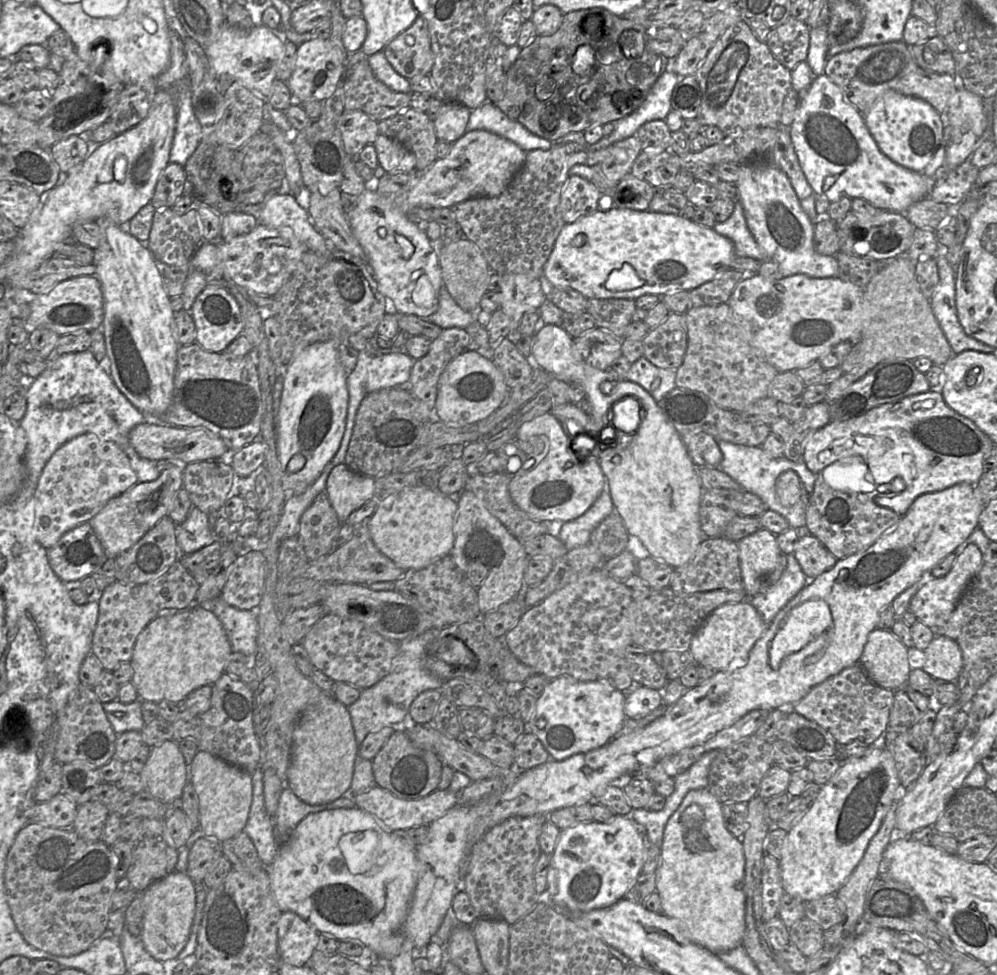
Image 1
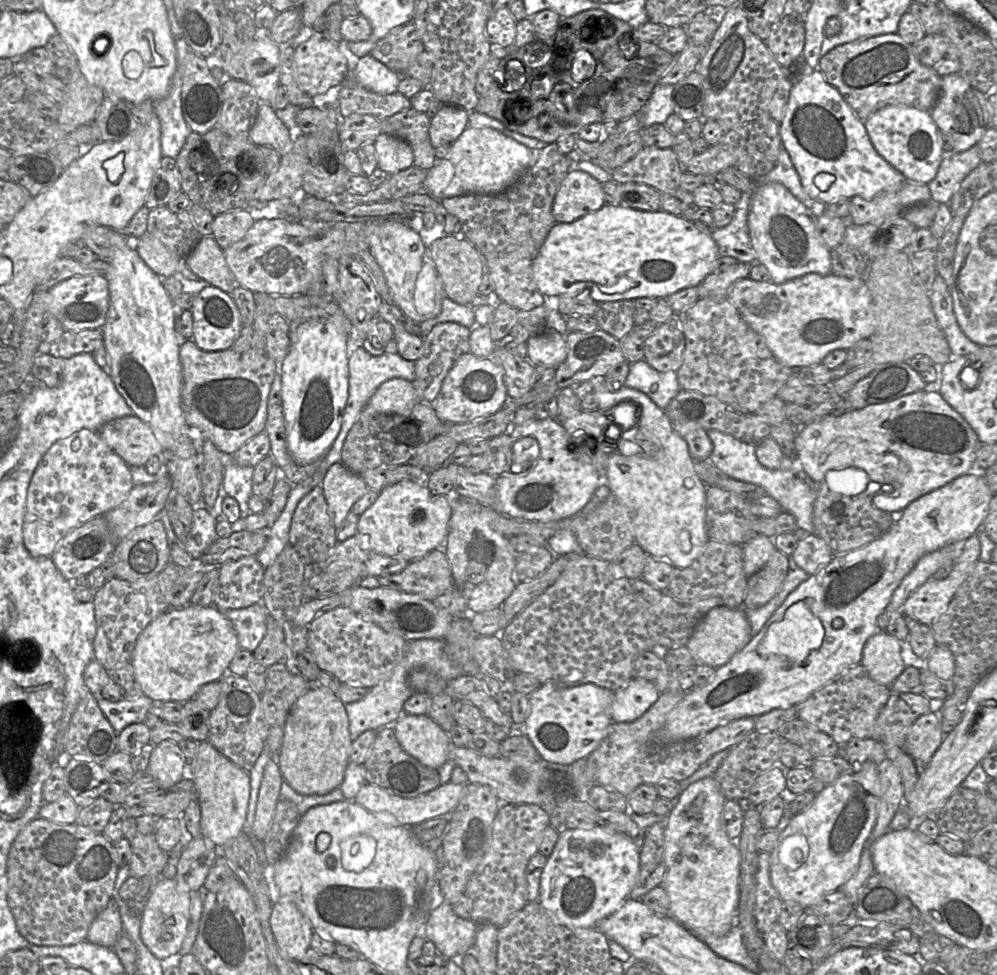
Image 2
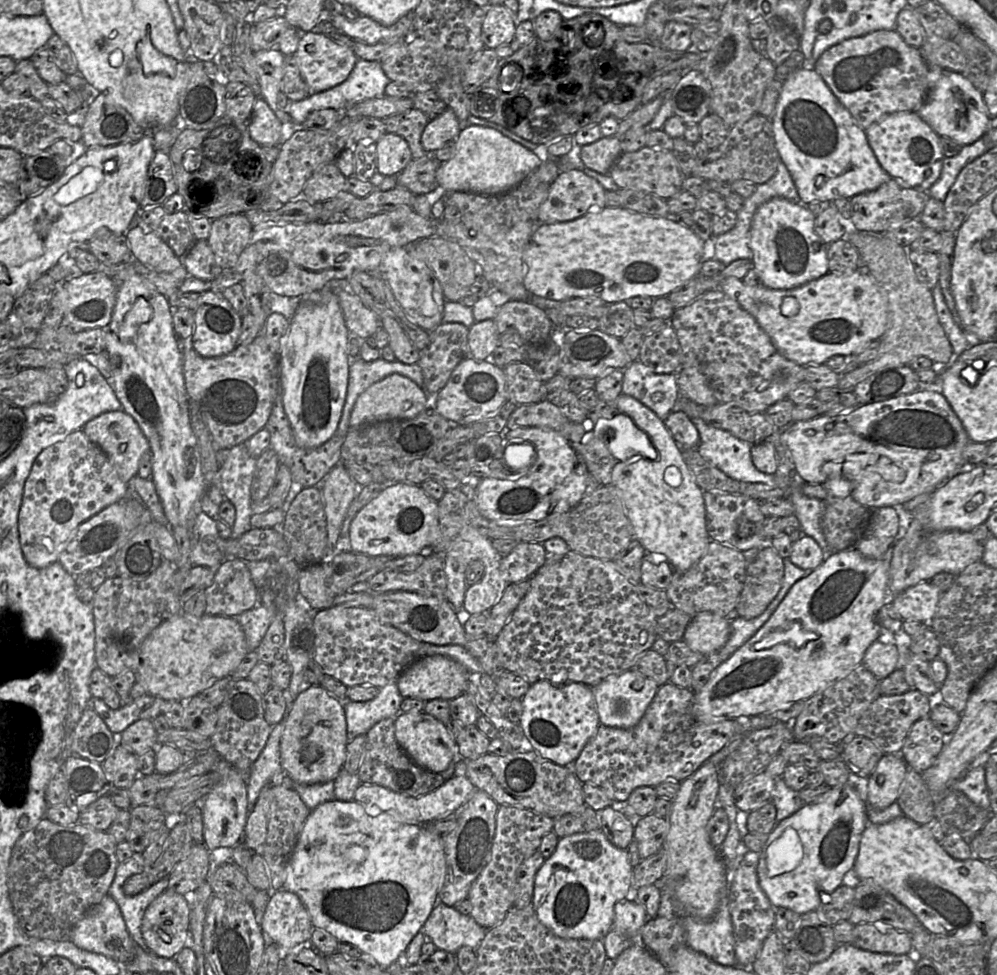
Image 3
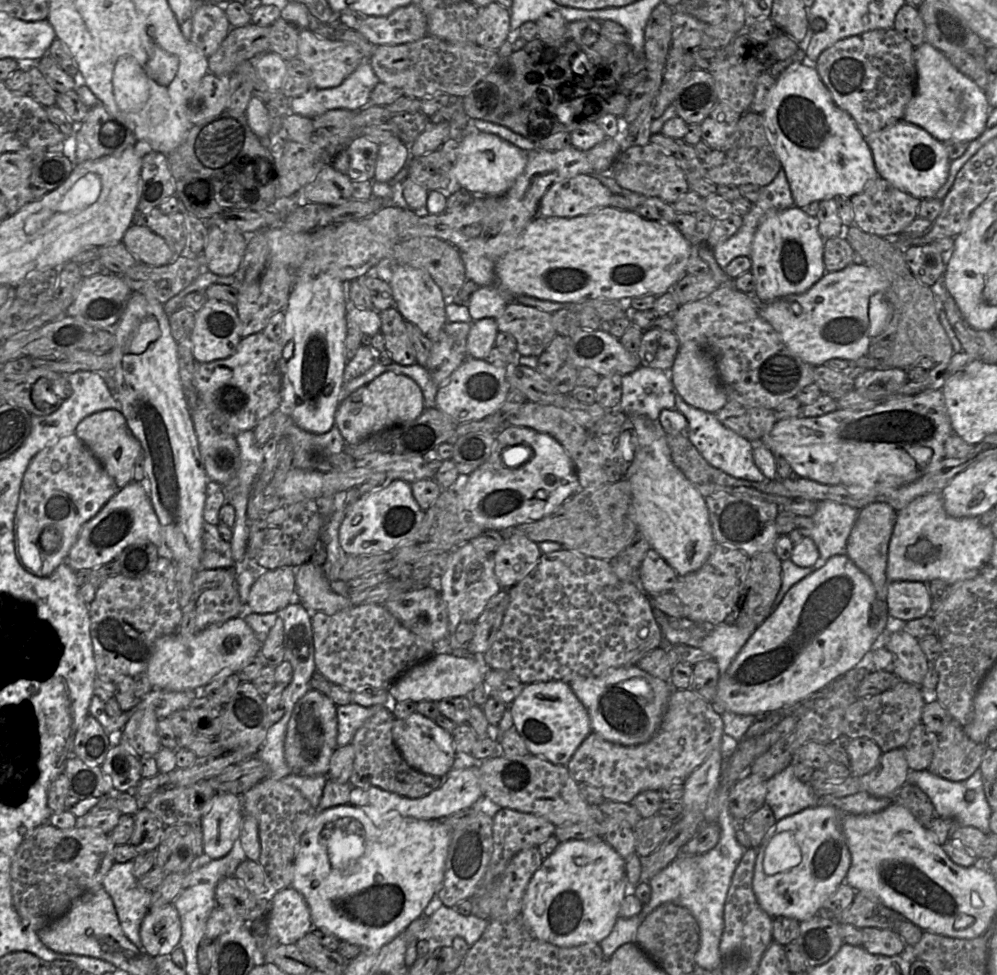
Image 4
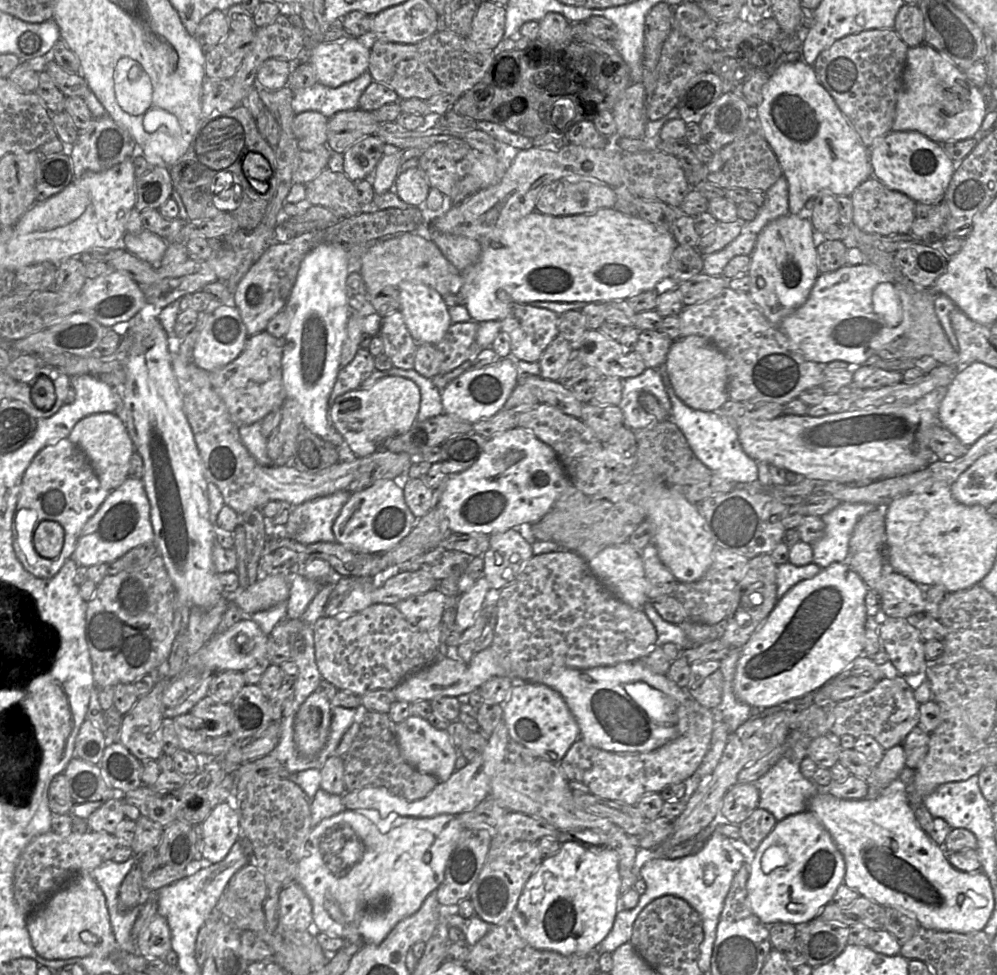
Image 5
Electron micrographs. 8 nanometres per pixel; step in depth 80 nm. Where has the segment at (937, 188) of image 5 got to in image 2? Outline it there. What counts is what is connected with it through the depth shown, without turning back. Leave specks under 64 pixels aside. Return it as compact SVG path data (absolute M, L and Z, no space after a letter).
M889 105L870 115L864 123L876 151L907 181L928 185L935 178L944 152L939 143L939 130L929 111Z

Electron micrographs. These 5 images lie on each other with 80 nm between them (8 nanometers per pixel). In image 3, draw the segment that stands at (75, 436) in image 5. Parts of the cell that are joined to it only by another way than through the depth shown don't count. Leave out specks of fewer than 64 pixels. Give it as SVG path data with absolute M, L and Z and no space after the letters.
M123 410L105 412L87 422L82 431L107 455L120 479L129 485L137 475L142 456L150 452L149 442L132 416Z

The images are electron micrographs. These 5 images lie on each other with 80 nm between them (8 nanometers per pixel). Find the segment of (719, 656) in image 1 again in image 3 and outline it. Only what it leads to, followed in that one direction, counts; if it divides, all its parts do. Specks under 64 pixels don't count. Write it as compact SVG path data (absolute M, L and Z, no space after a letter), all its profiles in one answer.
M701 612L688 624L683 640L691 650L708 657L728 641L730 622L728 618L712 612Z

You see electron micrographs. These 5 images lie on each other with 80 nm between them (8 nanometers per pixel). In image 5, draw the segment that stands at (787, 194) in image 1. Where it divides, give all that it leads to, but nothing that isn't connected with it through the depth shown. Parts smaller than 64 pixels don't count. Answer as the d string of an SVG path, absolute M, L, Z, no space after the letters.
M788 213L770 221L759 233L750 255L749 296L768 321L776 326L808 298L820 272L817 266L817 241L810 219Z

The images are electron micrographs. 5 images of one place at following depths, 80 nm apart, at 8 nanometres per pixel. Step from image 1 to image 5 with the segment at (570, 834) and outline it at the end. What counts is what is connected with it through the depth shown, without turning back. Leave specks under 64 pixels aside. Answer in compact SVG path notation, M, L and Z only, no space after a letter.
M575 842L561 843L559 851L544 859L526 882L511 922L519 935L537 950L553 951L564 956L587 953L597 948L611 931L618 912L620 887L619 857L614 849L592 852Z

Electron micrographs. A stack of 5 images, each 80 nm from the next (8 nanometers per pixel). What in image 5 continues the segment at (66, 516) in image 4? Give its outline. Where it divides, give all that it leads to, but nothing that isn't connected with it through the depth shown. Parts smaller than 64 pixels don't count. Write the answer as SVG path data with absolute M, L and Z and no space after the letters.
M68 438L57 444L43 448L26 469L21 483L21 492L17 508L31 509L27 519L15 523L15 537L28 563L34 565L41 557L34 548L33 535L41 521L59 523L64 529L64 544L57 558L43 558L44 566L34 570L39 578L51 578L56 575L64 563L71 559L78 538L88 520L97 512L110 491L105 490L99 481L86 455Z

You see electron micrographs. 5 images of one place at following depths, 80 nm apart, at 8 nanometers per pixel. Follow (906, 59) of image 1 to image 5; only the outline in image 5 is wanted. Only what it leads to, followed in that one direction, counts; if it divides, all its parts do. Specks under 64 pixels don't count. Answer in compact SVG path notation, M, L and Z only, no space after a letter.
M894 28L866 30L835 41L832 46L818 55L813 65L819 82L833 97L841 112L859 135L863 145L868 149L892 129L908 49L909 47Z

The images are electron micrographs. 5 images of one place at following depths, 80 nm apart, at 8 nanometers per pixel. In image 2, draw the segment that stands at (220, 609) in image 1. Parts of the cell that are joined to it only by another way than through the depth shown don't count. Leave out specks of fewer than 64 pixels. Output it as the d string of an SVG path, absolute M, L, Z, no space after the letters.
M263 603L222 611L233 625L240 649L253 653L267 632L268 610Z

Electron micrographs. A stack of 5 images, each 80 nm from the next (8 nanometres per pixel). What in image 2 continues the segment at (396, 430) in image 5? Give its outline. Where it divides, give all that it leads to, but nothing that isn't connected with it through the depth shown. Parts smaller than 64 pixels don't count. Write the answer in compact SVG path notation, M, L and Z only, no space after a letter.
M393 378L376 389L366 406L379 413L408 415L418 402L420 398L410 381Z

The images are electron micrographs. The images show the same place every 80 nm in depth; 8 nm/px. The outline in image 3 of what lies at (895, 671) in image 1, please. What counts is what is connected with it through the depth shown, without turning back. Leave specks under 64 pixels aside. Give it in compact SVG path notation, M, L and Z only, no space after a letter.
M876 640L867 648L862 664L881 680L897 669L898 660L898 646Z

